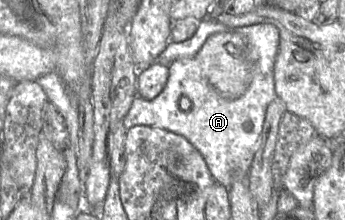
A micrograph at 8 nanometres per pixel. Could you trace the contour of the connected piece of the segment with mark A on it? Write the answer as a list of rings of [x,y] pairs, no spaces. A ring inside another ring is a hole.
[[[204,19],[195,34],[183,41],[169,41],[156,62],[169,66],[169,77],[163,91],[153,100],[138,96],[123,119],[126,129],[135,125],[147,125],[166,129],[188,139],[203,156],[214,181],[227,189],[235,179],[247,179],[253,158],[260,145],[267,107],[276,97],[274,64],[280,41],[279,29],[273,24],[258,23],[228,28],[217,20]],[[235,31],[243,36],[254,63],[251,83],[246,92],[237,99],[222,97],[203,76],[196,53],[213,34]],[[186,96],[191,101],[187,110],[179,107],[179,100]],[[245,121],[251,121],[252,129],[245,131]]]

